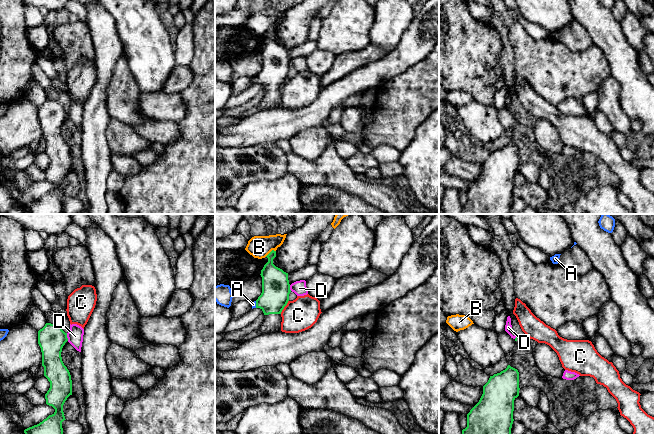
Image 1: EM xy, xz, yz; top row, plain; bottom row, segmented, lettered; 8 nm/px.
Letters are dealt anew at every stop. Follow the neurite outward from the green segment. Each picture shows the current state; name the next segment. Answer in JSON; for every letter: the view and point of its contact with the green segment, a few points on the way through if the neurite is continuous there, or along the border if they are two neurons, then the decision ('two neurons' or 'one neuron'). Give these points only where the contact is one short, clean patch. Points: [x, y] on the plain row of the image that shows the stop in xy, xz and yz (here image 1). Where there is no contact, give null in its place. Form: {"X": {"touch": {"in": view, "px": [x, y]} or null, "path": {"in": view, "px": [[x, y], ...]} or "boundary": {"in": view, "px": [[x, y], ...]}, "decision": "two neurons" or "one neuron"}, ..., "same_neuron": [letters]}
{"A": {"touch": {"in": "xz", "px": [256, 80]}, "boundary": {"in": "xz", "px": [[255, 77], [256, 83]]}, "decision": "two neurons"}, "B": {"touch": {"in": "xz", "px": [270, 28]}, "boundary": {"in": "xz", "px": [[275, 26], [272, 26], [265, 32]]}, "decision": "two neurons"}, "C": {"touch": {"in": "xz", "px": [284, 82]}, "boundary": {"in": "xz", "px": [[288, 76], [280, 89]]}, "decision": "two neurons"}, "D": {"touch": {"in": "xy", "px": [66, 113]}, "boundary": {"in": "xy", "px": [[66, 109], [68, 116]]}, "decision": "two neurons"}, "same_neuron": []}

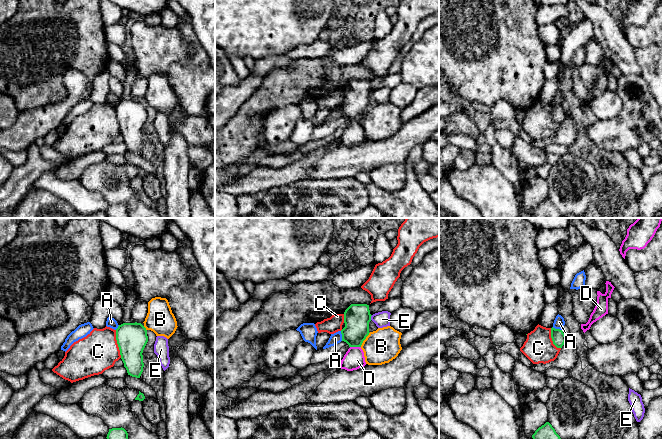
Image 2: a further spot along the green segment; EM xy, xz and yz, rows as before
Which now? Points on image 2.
{"A": {"touch": {"in": "xz", "px": [342, 112]}, "boundary": {"in": "xz", "px": [[340, 107], [342, 116]]}, "decision": "two neurons"}, "B": {"touch": {"in": "xz", "px": [365, 114]}, "boundary": {"in": "xz", "px": [[370, 108], [360, 122]]}, "decision": "two neurons"}, "C": {"touch": {"in": "xy", "px": [117, 119]}, "decision": "two neurons"}, "D": {"touch": {"in": "xz", "px": [355, 122]}, "path": {"in": "xz", "px": [[357, 92], [355, 122], [354, 135]]}, "decision": "one neuron"}, "E": {"touch": {"in": "xz", "px": [370, 93]}, "boundary": {"in": "xz", "px": [[372, 91], [370, 95]]}, "decision": "two neurons"}, "same_neuron": ["D"]}

